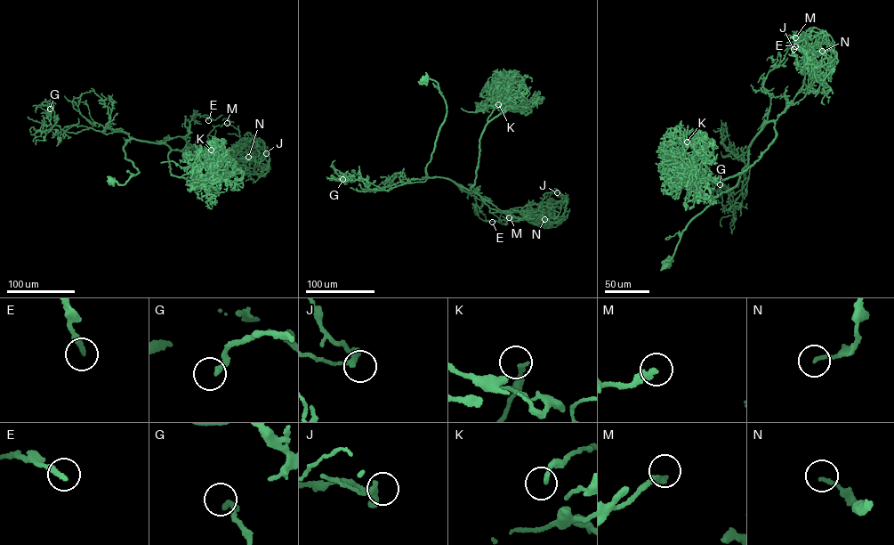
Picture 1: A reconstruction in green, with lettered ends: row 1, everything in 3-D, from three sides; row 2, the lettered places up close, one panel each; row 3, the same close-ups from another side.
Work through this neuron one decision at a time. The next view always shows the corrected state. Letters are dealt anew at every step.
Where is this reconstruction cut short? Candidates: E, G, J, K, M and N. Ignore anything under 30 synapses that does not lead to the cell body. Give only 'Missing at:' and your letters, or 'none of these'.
Missing at: none of these

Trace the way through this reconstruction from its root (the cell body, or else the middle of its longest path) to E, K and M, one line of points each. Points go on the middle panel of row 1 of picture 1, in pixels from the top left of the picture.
E: (424, 79), (436, 81), (446, 110), (426, 175), (479, 191), (477, 213), (492, 222)
K: (424, 79), (436, 81), (446, 110), (429, 177), (470, 190), (481, 134), (498, 104)
M: (424, 79), (436, 81), (446, 110), (426, 175), (451, 179), (476, 192), (502, 223), (509, 217)

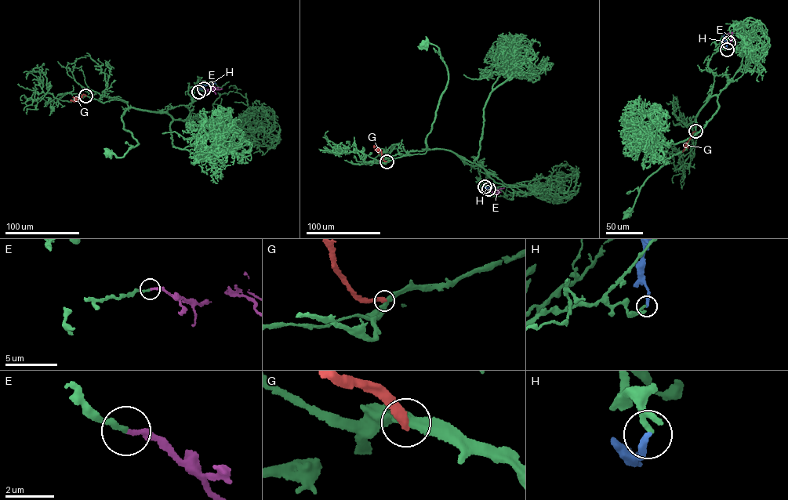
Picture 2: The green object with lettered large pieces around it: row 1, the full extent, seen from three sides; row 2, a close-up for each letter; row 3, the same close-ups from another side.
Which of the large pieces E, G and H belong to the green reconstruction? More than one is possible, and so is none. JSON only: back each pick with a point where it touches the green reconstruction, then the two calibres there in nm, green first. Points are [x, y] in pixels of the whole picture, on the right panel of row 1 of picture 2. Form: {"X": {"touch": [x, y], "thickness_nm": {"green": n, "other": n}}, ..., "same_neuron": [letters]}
{"E": {"touch": [728, 42], "thickness_nm": {"green": 200, "other": 190}}, "same_neuron": ["E"]}

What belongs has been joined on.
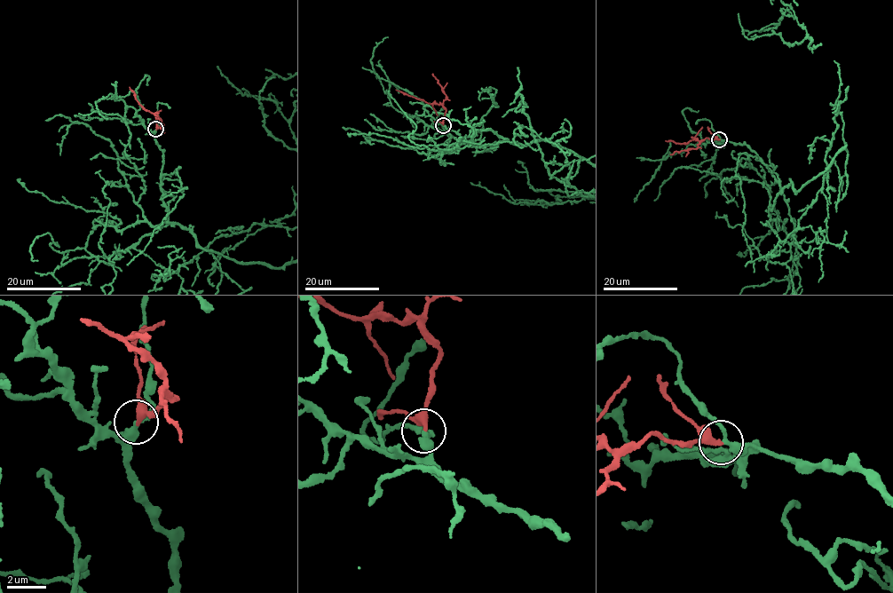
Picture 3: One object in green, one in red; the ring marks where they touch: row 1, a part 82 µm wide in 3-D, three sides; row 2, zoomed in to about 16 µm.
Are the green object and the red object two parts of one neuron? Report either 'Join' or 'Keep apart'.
Join

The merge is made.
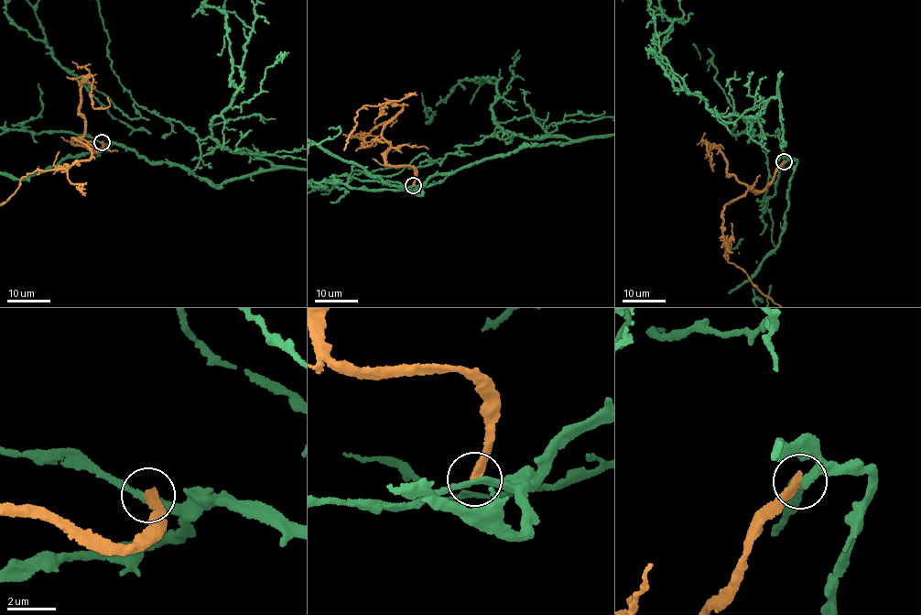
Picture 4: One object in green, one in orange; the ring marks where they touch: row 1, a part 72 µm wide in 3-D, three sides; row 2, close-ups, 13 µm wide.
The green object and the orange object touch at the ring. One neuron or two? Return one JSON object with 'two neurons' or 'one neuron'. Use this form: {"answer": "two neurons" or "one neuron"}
{"answer": "two neurons"}

